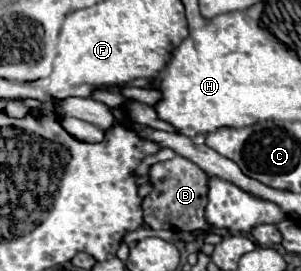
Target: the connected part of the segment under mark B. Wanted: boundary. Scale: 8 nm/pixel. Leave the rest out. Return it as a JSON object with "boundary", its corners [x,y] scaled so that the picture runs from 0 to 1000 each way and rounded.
{"boundary":[[[581,572],[568,594],[508,609],[495,653],[508,675],[508,705],[475,734],[482,830],[495,830],[508,852],[575,845],[694,860],[708,845],[688,838],[688,808],[674,808],[674,779],[688,764],[688,638],[661,609],[601,572]]]}

